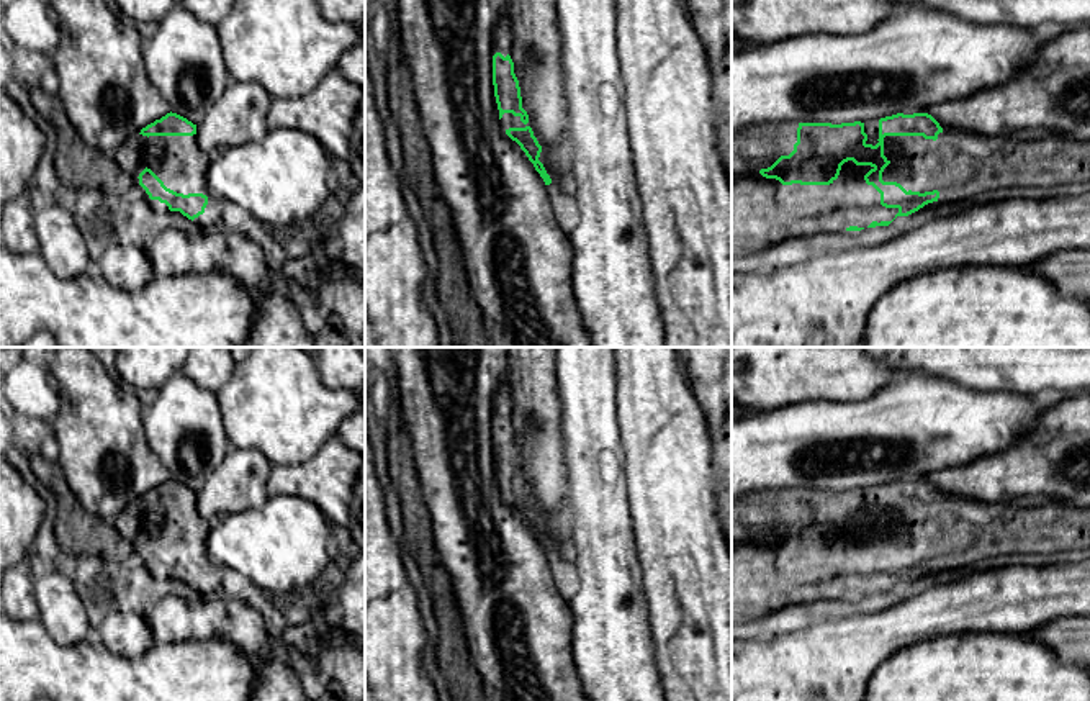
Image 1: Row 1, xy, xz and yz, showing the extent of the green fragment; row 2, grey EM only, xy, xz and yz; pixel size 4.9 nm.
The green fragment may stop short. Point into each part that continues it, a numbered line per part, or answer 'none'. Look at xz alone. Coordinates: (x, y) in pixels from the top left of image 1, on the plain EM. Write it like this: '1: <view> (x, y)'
1: xz (508, 487)

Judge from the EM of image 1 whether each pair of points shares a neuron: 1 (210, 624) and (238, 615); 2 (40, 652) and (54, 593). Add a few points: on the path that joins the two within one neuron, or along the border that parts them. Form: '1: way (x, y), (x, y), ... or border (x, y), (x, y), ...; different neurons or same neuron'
1: way (216, 619), (231, 618); same neuron
2: border (38, 618), (61, 644), (77, 644), (84, 639); different neurons

